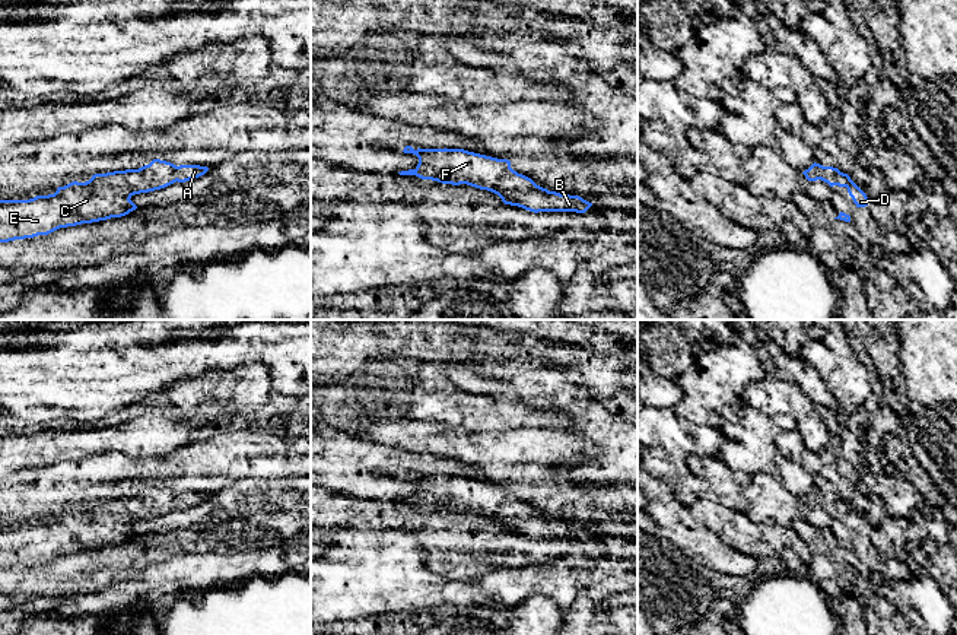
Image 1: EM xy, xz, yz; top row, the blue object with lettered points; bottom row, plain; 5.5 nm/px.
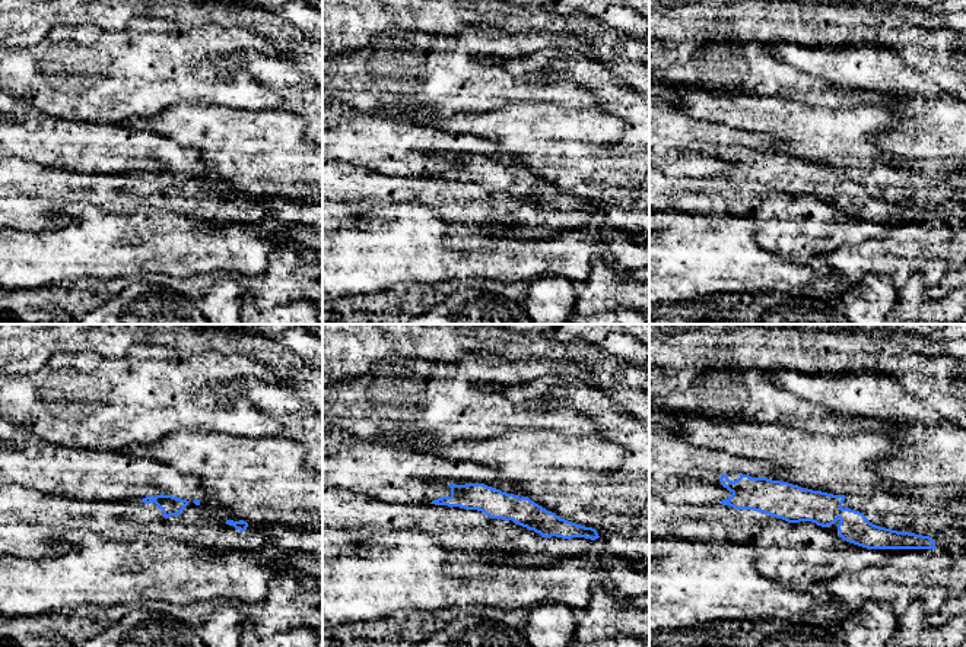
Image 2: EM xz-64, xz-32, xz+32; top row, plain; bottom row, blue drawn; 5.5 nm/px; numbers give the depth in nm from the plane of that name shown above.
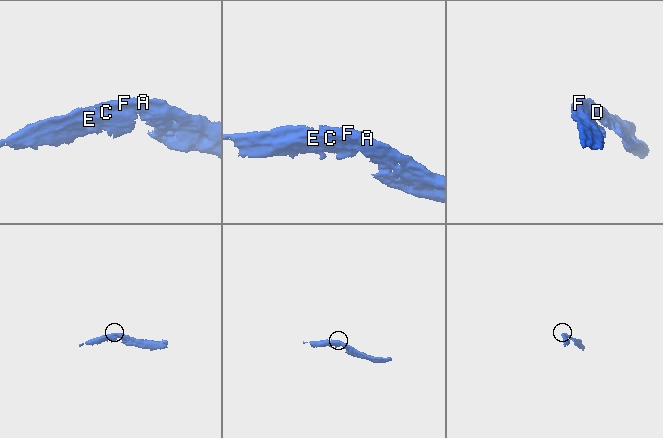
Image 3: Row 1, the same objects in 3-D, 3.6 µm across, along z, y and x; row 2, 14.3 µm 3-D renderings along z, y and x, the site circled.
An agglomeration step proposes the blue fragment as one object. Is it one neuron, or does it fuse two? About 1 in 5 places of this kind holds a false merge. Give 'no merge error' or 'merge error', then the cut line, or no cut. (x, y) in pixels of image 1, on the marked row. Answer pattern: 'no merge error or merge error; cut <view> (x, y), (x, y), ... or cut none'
no merge error; cut none

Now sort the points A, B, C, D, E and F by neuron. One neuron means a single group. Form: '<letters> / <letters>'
A B C D E F

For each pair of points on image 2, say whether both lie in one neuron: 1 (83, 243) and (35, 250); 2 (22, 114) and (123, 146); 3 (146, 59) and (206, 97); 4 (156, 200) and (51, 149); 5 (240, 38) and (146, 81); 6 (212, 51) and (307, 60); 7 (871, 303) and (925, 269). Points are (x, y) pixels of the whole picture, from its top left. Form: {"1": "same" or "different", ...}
{"1": "same", "2": "same", "3": "same", "4": "different", "5": "same", "6": "different", "7": "different"}

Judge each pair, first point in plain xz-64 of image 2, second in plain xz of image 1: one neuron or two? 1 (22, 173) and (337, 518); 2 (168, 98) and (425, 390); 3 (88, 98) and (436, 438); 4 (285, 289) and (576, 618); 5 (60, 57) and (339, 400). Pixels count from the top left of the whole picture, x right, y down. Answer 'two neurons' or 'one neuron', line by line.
1: one neuron
2: one neuron
3: two neurons
4: one neuron
5: one neuron

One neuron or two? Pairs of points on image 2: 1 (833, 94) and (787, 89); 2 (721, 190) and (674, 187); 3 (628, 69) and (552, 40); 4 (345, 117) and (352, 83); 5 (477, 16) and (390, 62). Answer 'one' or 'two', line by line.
1: one
2: one
3: two
4: two
5: two

